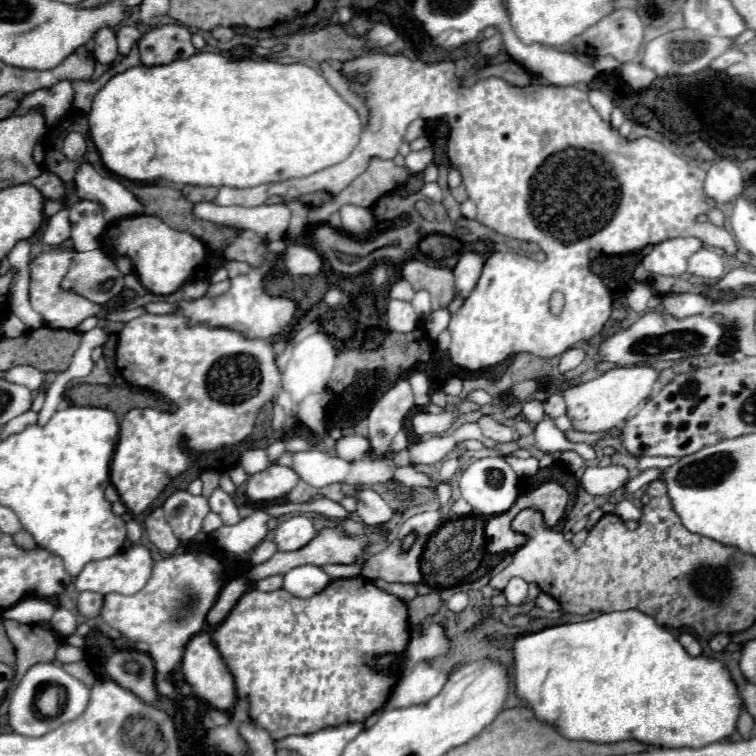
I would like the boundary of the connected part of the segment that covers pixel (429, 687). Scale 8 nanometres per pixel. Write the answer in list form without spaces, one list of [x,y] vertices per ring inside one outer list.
[[[418,663],[414,671],[408,677],[404,677],[404,681],[396,687],[396,695],[390,699],[386,709],[426,703],[432,697],[436,697],[444,685],[446,685],[444,673],[426,663]]]

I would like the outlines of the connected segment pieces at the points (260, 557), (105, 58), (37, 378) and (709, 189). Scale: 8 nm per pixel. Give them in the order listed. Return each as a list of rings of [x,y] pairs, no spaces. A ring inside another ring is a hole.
[[[262,541],[262,543],[250,553],[250,563],[252,563],[252,565],[264,563],[264,561],[268,561],[274,553],[276,553],[276,543],[274,543],[274,541]]]
[[[104,27],[96,33],[94,37],[94,57],[98,63],[106,63],[110,65],[114,61],[114,57],[118,55],[118,45],[116,45],[116,35],[110,27]]]
[[[16,365],[12,369],[8,369],[4,373],[4,381],[10,381],[10,383],[18,383],[18,385],[24,385],[28,387],[30,391],[38,391],[44,387],[46,383],[46,373],[30,367],[30,365]]]
[[[720,159],[714,161],[712,167],[706,173],[704,181],[704,193],[714,199],[718,205],[728,205],[742,193],[744,179],[738,167],[738,161],[734,159]]]

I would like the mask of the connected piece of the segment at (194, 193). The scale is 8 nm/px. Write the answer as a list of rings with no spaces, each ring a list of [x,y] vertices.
[[[186,185],[182,189],[184,197],[190,201],[190,203],[200,203],[200,201],[214,201],[218,189],[216,187],[194,187],[194,185]]]

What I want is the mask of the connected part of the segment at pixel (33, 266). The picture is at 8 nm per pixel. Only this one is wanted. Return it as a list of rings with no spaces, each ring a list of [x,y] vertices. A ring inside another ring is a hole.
[[[52,249],[52,251],[40,253],[30,263],[30,303],[34,311],[42,315],[44,323],[52,329],[76,329],[84,319],[98,315],[102,311],[100,305],[86,301],[86,297],[78,297],[78,293],[70,293],[68,289],[62,289],[60,285],[74,253],[76,253],[74,249]]]

